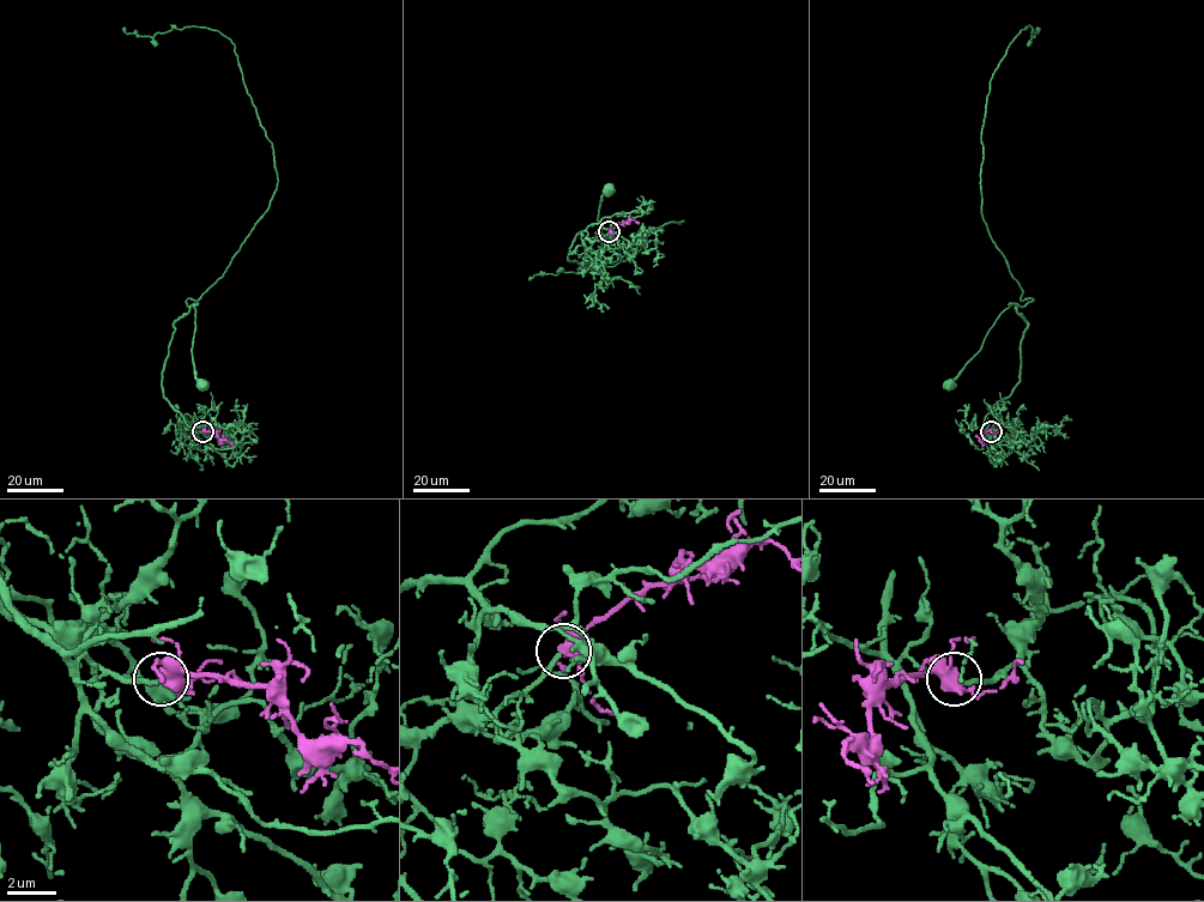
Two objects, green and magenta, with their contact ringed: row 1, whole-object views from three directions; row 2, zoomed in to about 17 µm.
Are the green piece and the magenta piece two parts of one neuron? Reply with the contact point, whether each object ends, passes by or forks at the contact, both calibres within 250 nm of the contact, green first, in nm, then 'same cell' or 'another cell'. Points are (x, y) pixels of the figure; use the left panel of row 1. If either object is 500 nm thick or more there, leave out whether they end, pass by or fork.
(203, 431) | green ends | magenta forks | 180/400 nm | same cell

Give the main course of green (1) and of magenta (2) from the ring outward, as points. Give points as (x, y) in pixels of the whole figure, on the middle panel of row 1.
1: (609, 232), (588, 241), (587, 234), (581, 231), (568, 260), (579, 267), (599, 254), (598, 216), (606, 188)
2: (609, 232), (631, 219), (639, 223)

